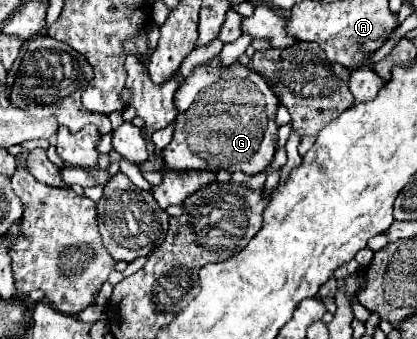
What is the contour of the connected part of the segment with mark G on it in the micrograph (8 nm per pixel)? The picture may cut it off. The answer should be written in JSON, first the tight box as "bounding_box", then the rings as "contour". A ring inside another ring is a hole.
{"bounding_box":[161,58,277,176],"contour":[[[213,58],[205,68],[195,72],[223,72],[223,80],[217,76],[193,74],[183,82],[199,82],[199,94],[193,92],[191,102],[179,102],[179,114],[175,118],[175,134],[167,148],[161,150],[167,170],[191,172],[191,170],[227,170],[245,172],[255,176],[269,170],[275,158],[277,146],[277,96],[269,90],[269,84],[249,66],[237,68],[221,66],[219,58]]]}

